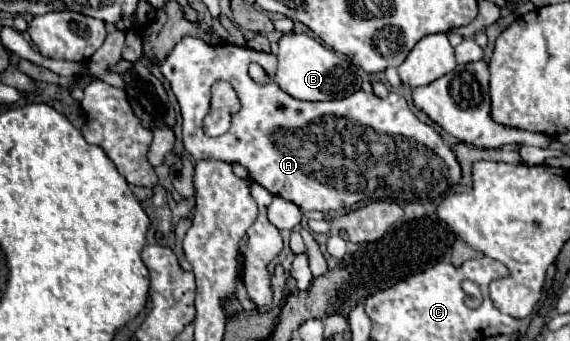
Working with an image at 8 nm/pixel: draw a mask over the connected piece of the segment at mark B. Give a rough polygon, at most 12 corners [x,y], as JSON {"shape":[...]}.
{"shape":[[284,33],[274,81],[302,101],[360,91],[348,57]]}

